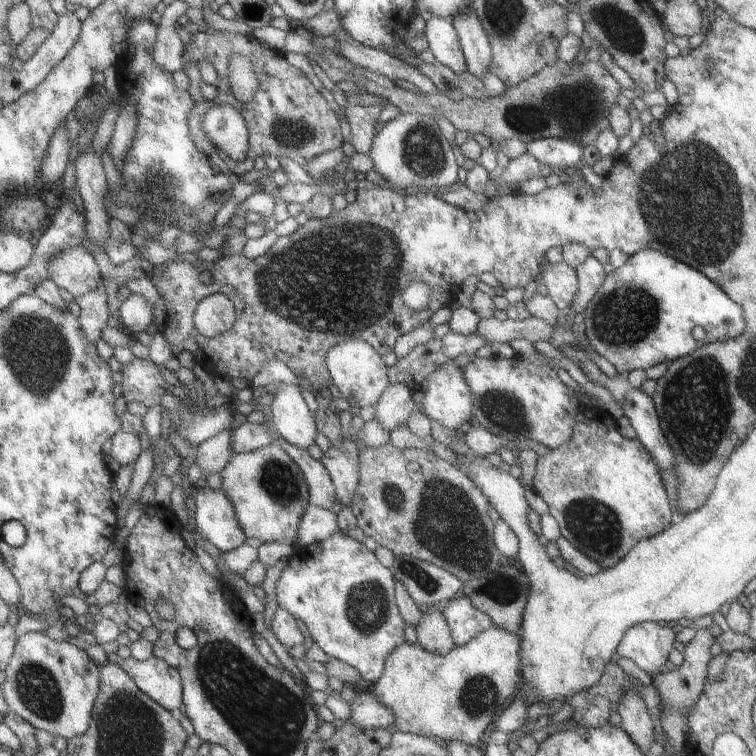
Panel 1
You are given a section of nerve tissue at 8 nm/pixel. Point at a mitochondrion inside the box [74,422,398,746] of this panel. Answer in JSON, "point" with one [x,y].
{"point":[367,605]}

